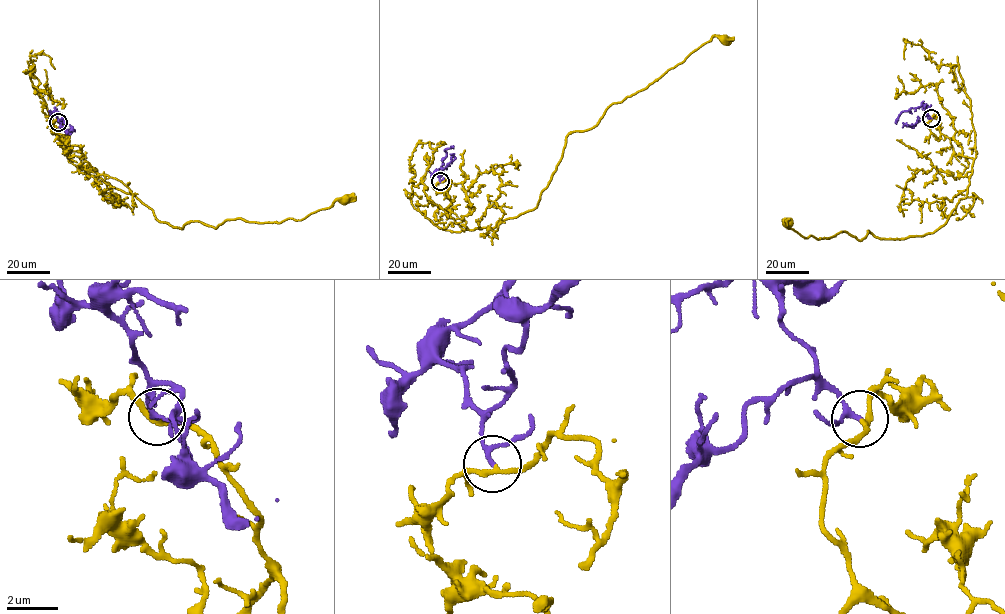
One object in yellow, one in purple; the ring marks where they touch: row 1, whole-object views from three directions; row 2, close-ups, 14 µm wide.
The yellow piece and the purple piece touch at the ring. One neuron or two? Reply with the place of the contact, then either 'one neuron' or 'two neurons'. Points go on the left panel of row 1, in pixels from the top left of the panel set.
(58, 122) | one neuron

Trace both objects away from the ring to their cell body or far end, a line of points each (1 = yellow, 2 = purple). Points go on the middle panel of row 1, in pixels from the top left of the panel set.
1: (440, 181), (463, 229), (532, 210), (569, 134), (724, 39)
2: (440, 181), (435, 172), (446, 156), (444, 150), (453, 147)

